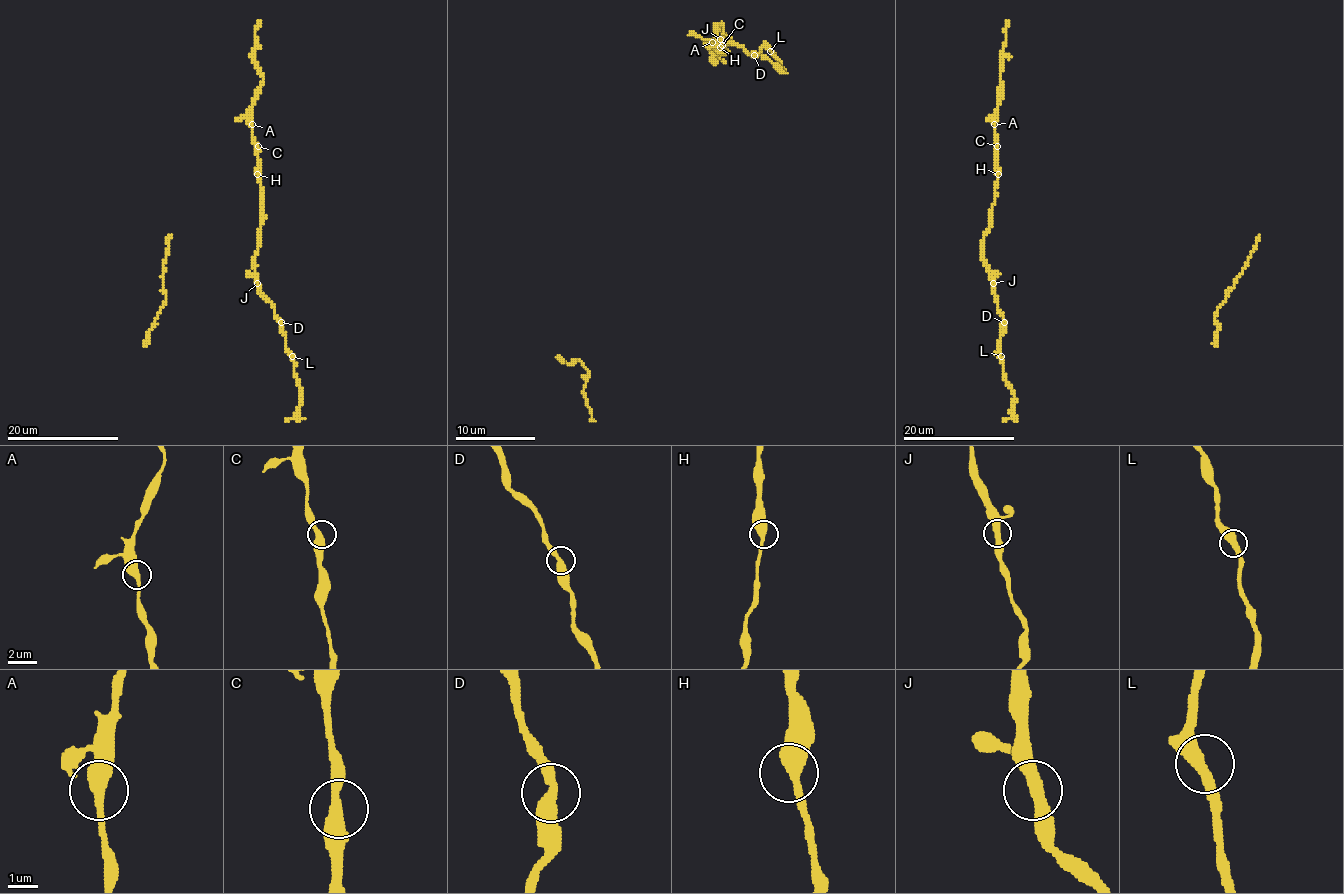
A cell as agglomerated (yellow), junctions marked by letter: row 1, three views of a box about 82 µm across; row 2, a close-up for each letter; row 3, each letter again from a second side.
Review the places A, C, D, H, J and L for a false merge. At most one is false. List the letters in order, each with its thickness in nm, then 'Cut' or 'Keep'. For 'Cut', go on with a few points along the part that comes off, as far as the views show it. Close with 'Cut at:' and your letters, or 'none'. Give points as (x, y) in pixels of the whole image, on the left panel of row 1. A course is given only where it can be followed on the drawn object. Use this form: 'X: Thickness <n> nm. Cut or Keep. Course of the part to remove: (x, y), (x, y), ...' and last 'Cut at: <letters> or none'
A: Thickness 440 nm. Keep
C: Thickness 400 nm. Keep
D: Thickness 420 nm. Keep
H: Thickness 460 nm. Keep
J: Thickness 420 nm. Keep
L: Thickness 440 nm. Keep
Cut at: none

